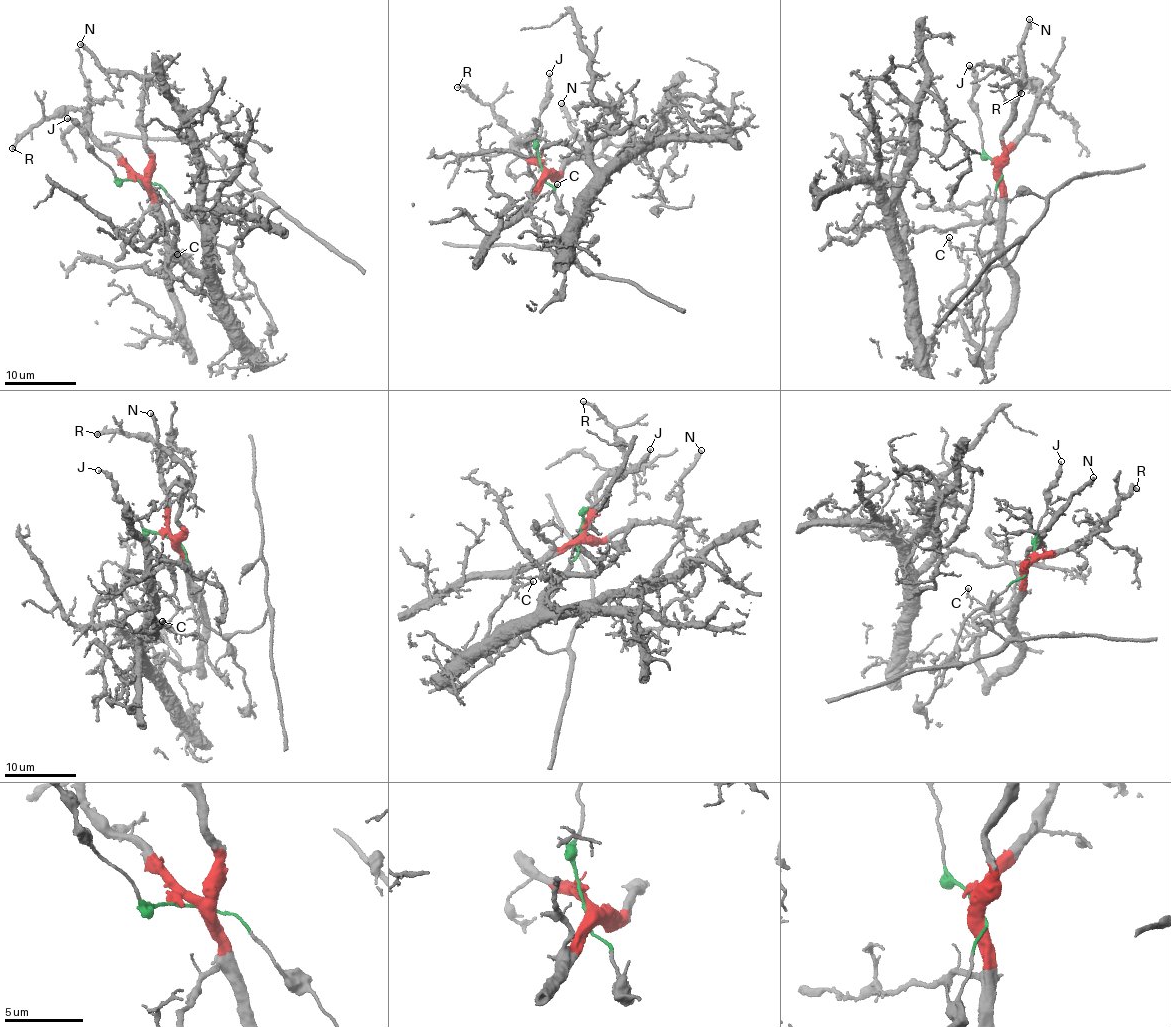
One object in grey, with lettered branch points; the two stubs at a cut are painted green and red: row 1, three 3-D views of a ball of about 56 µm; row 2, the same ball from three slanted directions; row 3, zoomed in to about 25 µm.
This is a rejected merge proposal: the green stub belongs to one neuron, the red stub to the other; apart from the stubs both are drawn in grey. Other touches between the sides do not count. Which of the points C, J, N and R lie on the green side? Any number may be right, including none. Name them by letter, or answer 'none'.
J

